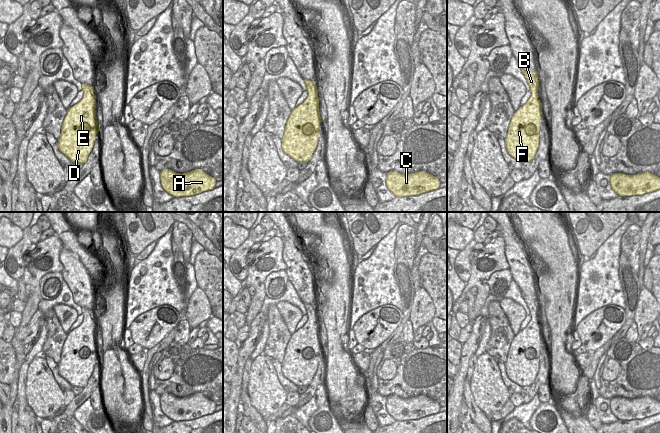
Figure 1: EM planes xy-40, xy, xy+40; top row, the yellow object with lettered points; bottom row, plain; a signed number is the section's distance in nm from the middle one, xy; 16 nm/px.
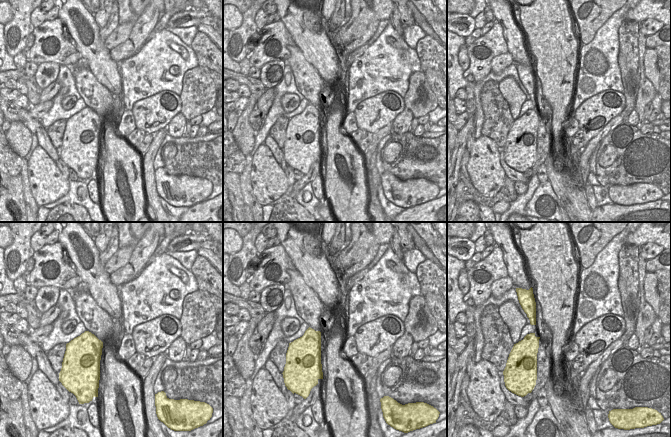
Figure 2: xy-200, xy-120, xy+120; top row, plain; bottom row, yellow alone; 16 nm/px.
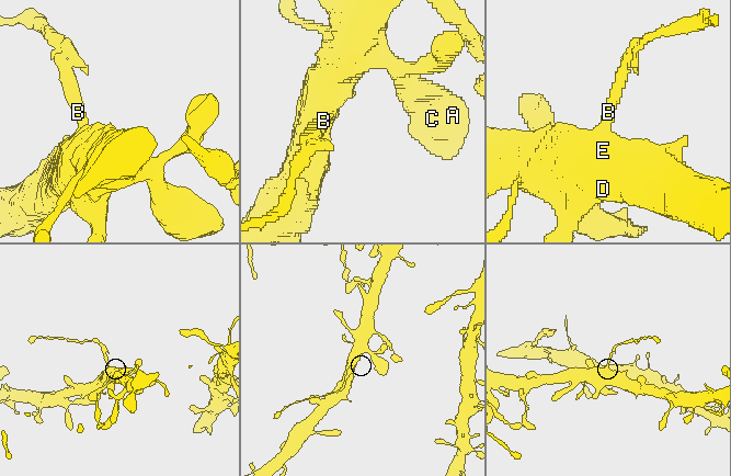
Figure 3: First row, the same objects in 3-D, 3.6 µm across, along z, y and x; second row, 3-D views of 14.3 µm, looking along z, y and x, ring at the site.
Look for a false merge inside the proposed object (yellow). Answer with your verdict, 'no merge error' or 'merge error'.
merge error

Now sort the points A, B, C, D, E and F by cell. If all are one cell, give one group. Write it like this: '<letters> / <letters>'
A C D E F / B

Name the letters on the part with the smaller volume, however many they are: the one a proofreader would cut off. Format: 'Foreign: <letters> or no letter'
Foreign: B

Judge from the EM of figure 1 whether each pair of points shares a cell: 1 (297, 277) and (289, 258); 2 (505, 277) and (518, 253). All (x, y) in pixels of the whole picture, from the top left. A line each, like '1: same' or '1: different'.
1: same
2: different

